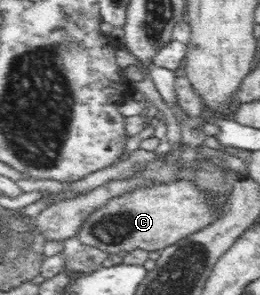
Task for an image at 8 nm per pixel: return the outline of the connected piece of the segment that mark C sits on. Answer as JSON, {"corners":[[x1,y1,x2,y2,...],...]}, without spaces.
{"corners":[[191,180,152,183,152,186,136,187,114,196,108,203,96,208,86,217,76,236,84,245,110,254,123,254,132,249,156,251,208,227,229,206,228,196,215,190,201,189]]}

